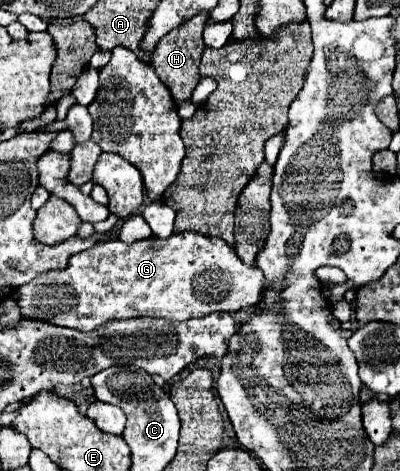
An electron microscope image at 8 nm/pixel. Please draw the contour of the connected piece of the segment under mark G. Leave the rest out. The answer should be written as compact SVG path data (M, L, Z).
M196 232L172 234L166 240L151 236L134 244L120 240L104 240L90 250L78 252L70 258L66 270L54 270L34 278L32 282L16 290L18 306L24 318L54 322L56 326L90 332L108 320L158 316L168 320L202 318L212 312L238 312L246 306L254 306L260 300L264 288L264 274L260 268L250 268L240 262L236 252L220 238L206 238Z

